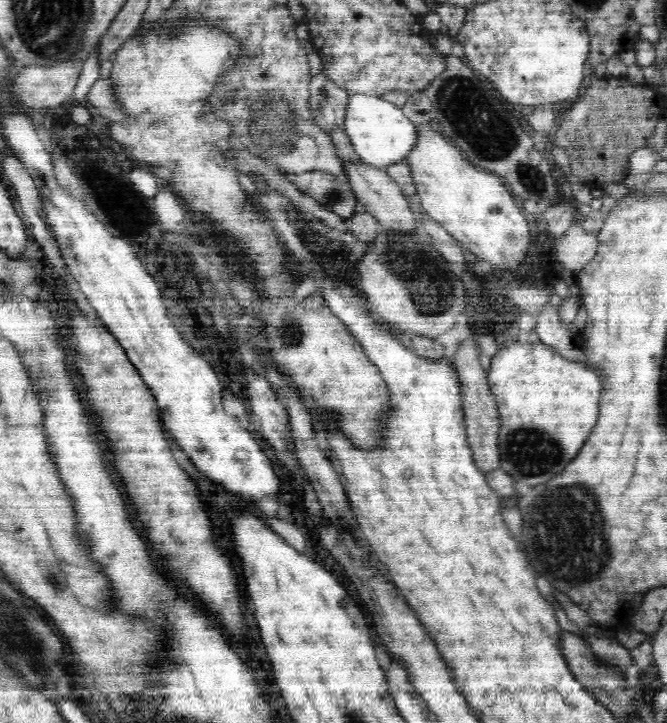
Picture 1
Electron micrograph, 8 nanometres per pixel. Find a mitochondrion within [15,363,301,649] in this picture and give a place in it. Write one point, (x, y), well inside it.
(56, 580)

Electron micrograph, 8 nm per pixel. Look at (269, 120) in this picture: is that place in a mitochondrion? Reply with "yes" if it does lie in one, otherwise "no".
yes

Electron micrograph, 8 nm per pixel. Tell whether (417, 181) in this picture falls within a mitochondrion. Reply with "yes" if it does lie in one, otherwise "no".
no

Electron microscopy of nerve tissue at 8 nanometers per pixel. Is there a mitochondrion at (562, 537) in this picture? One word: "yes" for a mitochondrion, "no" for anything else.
yes

